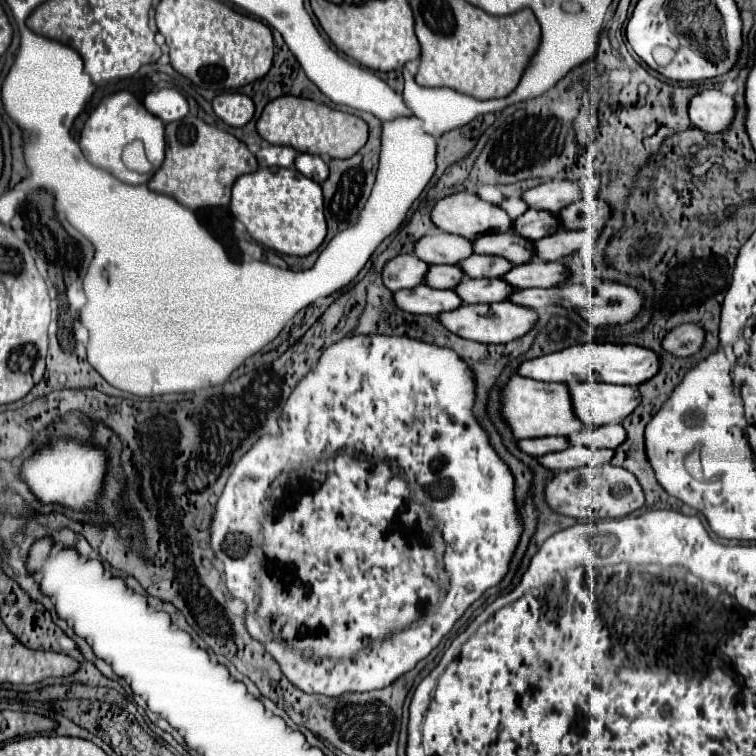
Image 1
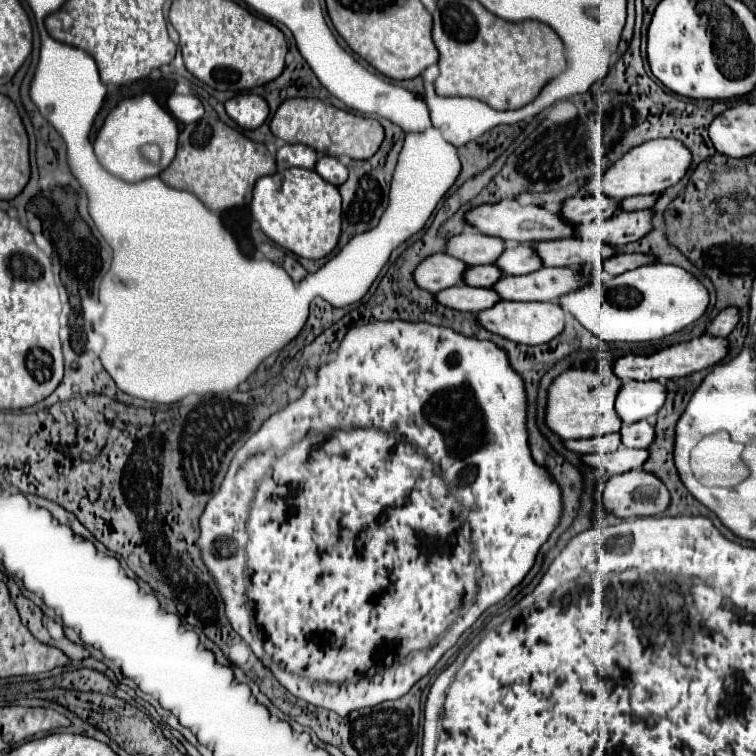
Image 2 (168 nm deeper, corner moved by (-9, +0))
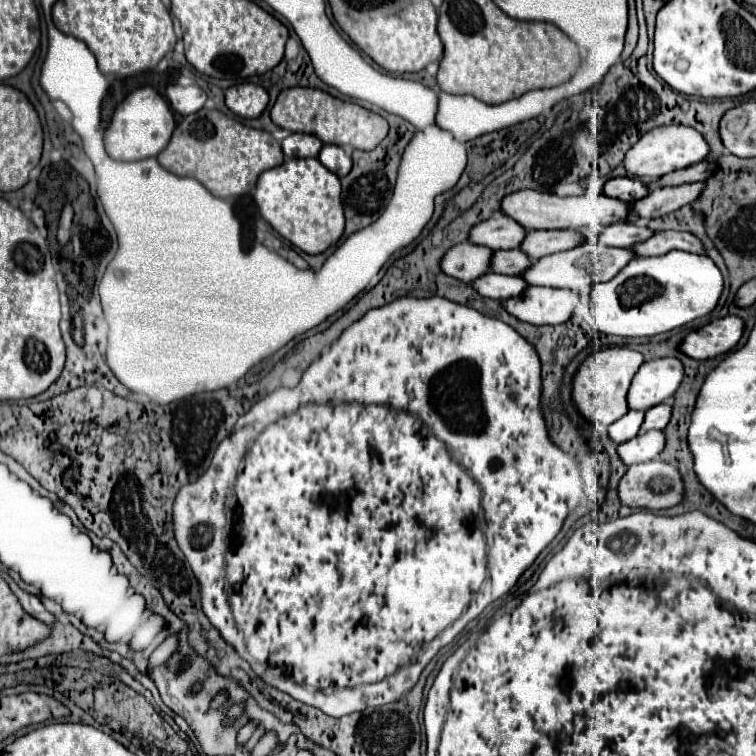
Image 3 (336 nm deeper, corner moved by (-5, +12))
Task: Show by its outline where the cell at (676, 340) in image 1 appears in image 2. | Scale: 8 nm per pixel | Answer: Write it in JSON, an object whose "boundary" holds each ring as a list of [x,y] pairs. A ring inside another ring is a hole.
{"boundary":[[[735,306],[725,308],[725,310],[719,312],[719,316],[707,326],[707,334],[711,334],[711,336],[725,336],[725,338],[727,338],[727,336],[731,334],[731,330],[737,326],[739,316],[741,316],[739,308],[735,308]]]}

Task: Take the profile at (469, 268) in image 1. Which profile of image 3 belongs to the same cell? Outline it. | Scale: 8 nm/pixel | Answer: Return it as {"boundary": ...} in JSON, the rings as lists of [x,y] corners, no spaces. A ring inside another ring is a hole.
{"boundary":[[[533,230],[521,242],[521,250],[535,262],[547,254],[581,246],[583,242],[585,238],[571,230]]]}

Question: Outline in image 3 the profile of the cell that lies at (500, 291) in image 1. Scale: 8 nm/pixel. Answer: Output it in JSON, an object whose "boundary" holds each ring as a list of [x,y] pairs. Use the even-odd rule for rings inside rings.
{"boundary":[[[581,244],[579,248],[565,250],[565,252],[555,252],[555,254],[539,258],[525,272],[521,272],[519,276],[529,286],[569,288],[569,290],[577,290],[577,292],[585,290],[585,294],[589,294],[591,284],[611,280],[633,258],[635,256],[629,248],[609,248],[609,246],[601,246],[601,244]]]}

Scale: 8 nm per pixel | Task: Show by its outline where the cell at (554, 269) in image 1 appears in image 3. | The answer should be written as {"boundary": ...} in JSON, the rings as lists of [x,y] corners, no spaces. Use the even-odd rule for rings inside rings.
{"boundary":[[[655,232],[649,240],[635,244],[631,250],[635,256],[663,256],[671,250],[703,254],[701,242],[687,232]]]}

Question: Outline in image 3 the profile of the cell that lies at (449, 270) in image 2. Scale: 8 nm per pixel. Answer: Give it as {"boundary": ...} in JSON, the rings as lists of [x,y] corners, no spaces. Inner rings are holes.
{"boundary":[[[461,242],[451,246],[441,258],[441,270],[457,280],[471,282],[477,276],[489,272],[489,258],[493,250],[475,246],[471,242]]]}

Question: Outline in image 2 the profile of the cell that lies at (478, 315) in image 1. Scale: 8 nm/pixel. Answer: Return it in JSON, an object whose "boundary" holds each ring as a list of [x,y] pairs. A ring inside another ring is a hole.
{"boundary":[[[501,300],[489,310],[479,314],[479,322],[489,328],[489,332],[501,334],[519,344],[545,344],[559,336],[565,328],[565,312],[557,302],[505,302]]]}

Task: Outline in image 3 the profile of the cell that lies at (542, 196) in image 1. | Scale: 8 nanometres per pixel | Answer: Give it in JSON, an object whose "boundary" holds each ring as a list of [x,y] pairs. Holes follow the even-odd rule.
{"boundary":[[[657,126],[649,132],[645,132],[625,154],[625,170],[631,174],[631,178],[635,180],[645,180],[645,178],[659,178],[663,174],[669,174],[673,170],[681,170],[687,168],[691,164],[701,162],[709,152],[709,146],[705,142],[705,138],[689,126]]]}

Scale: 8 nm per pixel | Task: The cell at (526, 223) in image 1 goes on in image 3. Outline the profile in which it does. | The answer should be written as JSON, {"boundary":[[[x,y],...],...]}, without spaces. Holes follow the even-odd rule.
{"boundary":[[[611,178],[605,182],[603,192],[609,198],[617,198],[621,202],[631,202],[631,200],[639,200],[643,196],[647,196],[647,188],[639,182],[639,180],[631,180],[631,178]]]}

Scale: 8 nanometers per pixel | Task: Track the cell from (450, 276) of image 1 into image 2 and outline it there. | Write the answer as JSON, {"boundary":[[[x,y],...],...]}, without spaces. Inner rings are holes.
{"boundary":[[[489,264],[489,266],[473,266],[473,268],[469,268],[465,272],[465,284],[479,286],[479,288],[491,288],[501,276],[503,276],[503,272],[495,264]]]}

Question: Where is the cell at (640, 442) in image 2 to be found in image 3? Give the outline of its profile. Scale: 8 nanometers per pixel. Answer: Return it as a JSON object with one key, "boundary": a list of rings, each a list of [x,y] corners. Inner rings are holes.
{"boundary":[[[657,404],[645,412],[645,420],[641,424],[641,432],[647,430],[663,430],[669,422],[669,404]]]}

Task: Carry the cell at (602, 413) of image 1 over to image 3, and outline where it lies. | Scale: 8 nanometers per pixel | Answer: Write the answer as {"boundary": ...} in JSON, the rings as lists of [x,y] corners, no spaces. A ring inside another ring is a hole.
{"boundary":[[[659,358],[643,362],[627,392],[629,410],[649,410],[673,396],[681,384],[683,366],[677,358]]]}

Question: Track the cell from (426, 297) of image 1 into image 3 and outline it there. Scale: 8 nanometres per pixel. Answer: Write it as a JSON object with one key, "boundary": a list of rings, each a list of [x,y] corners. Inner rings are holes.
{"boundary":[[[493,272],[479,276],[477,280],[471,282],[471,286],[483,298],[493,298],[493,300],[519,296],[527,288],[525,280],[521,280],[519,276],[505,276],[505,274],[493,274]]]}

